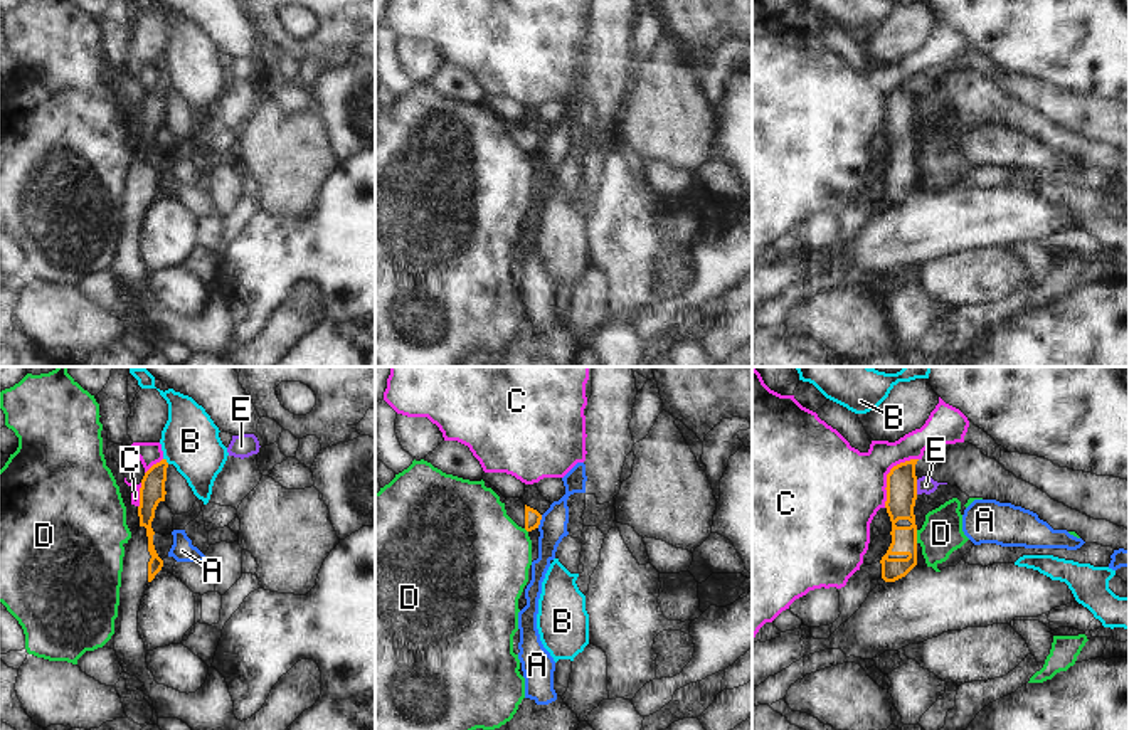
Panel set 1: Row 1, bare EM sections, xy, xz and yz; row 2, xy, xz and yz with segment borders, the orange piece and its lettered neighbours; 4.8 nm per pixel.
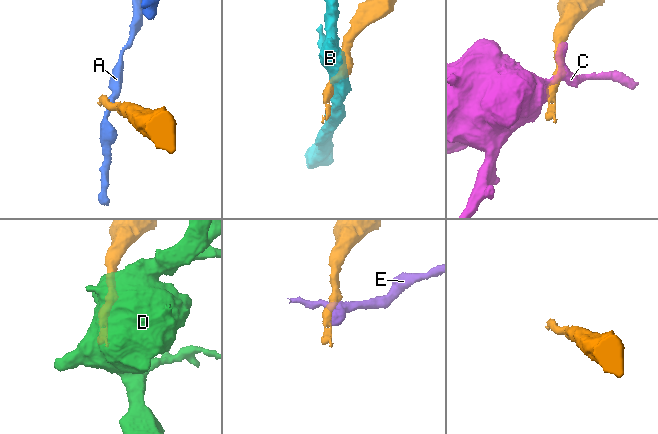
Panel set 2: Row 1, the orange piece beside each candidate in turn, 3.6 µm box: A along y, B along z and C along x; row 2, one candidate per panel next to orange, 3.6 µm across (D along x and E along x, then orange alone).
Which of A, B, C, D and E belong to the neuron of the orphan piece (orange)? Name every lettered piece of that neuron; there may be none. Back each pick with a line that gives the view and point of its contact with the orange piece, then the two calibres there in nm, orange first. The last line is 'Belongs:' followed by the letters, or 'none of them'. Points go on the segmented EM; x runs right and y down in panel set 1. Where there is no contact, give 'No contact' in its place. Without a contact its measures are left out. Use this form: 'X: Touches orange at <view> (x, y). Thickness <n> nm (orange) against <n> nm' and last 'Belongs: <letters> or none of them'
Belongs: none of them.

